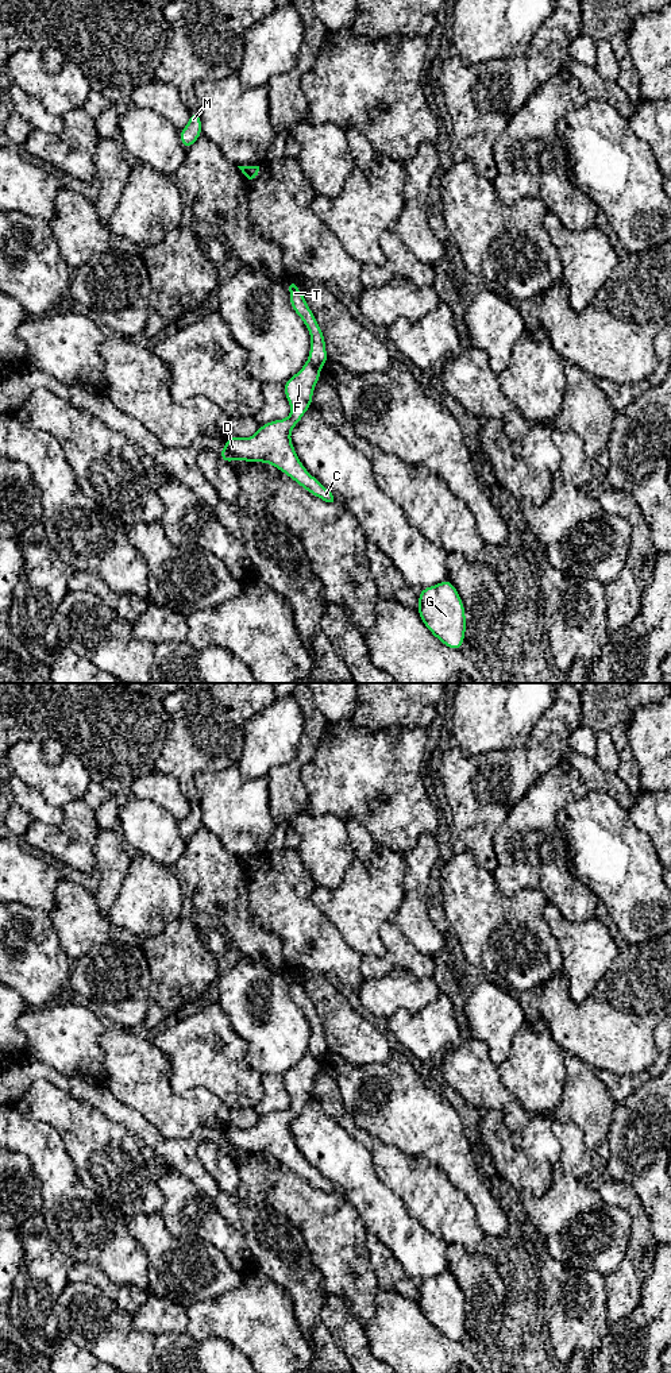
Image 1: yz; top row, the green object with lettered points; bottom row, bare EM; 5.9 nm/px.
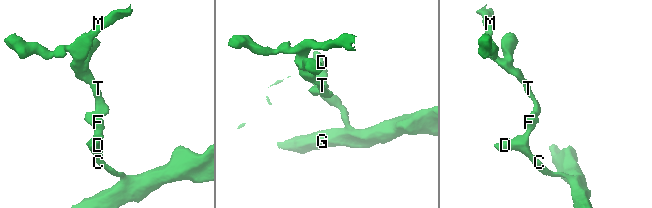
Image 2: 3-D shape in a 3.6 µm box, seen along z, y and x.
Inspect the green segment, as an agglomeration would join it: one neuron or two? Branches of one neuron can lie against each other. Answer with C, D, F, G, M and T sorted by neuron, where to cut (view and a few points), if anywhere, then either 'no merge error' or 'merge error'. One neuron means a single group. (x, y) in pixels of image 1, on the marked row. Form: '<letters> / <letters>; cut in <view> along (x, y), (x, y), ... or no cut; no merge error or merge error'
C D F G / M T; cut in yz along (309, 359), (319, 369); merge error

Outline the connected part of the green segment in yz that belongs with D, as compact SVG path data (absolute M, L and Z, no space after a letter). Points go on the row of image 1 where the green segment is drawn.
M306 360L302 369L284 383L285 397L292 408L290 416L259 425L258 432L247 439L230 435L225 447L217 452L220 459L230 466L234 459L270 463L311 494L333 502L332 493L301 464L290 441L290 431L312 406L313 387L320 378L319 369Z

